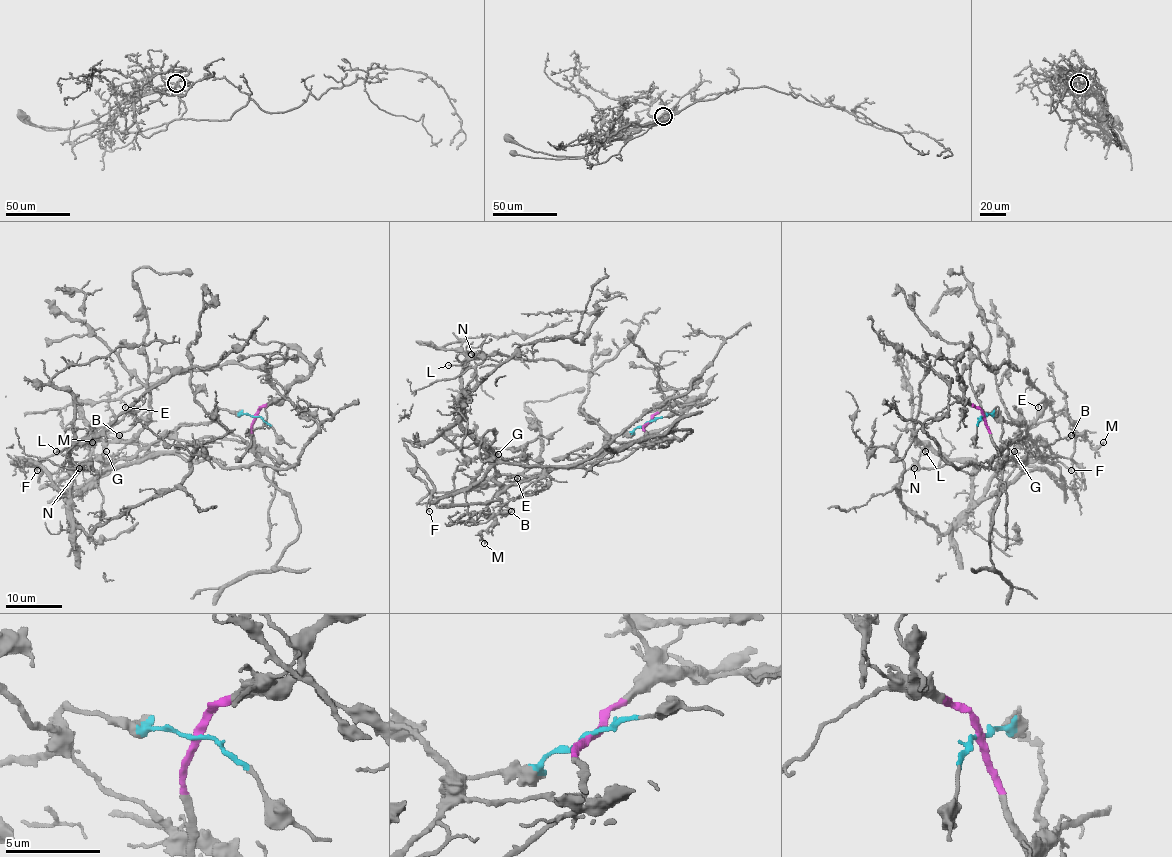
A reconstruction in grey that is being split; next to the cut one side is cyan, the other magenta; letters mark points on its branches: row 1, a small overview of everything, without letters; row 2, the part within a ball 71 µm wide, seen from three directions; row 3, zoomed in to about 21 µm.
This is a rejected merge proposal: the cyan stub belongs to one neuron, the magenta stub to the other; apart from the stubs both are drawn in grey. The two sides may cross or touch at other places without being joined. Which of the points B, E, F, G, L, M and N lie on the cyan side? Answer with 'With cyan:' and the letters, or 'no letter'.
With cyan: B, F, G, M

